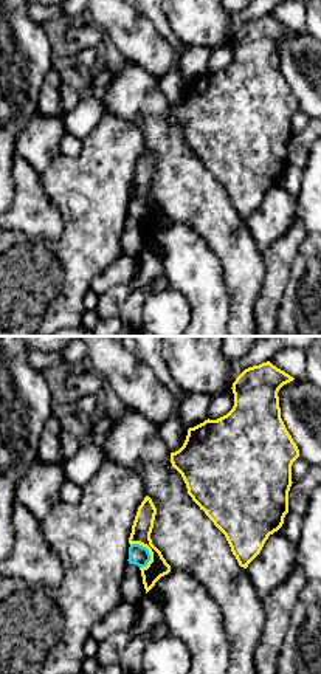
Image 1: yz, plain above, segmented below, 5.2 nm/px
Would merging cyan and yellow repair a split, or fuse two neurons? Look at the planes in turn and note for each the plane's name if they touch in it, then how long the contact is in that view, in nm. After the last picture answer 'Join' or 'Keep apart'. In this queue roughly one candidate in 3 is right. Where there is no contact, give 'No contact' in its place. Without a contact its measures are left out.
Touches cyan in yz. Shared border 150 nm

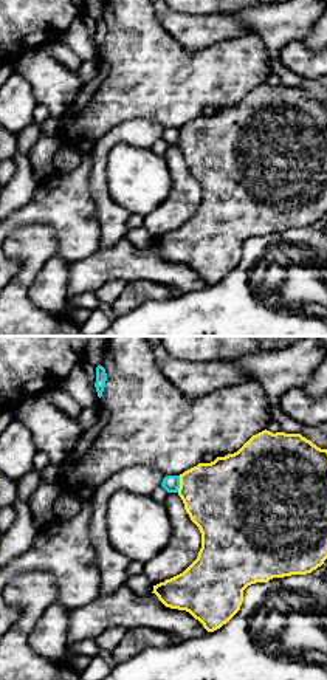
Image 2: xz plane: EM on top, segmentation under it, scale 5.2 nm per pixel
Touches cyan in xz. Shared border 90 nm

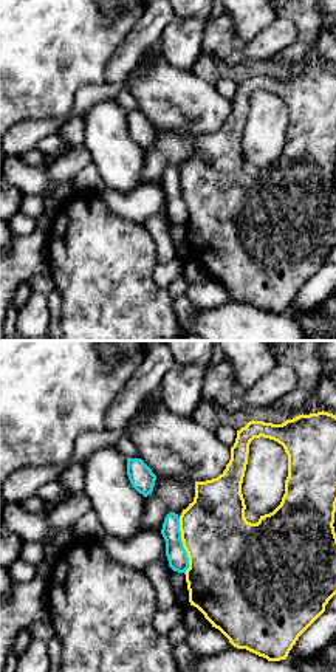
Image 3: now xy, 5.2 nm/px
Touches cyan in xy. Shared border 300 nm

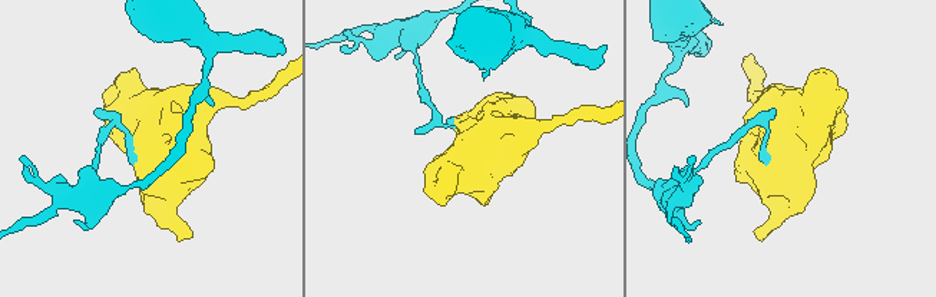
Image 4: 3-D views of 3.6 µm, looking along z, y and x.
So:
Keep apart

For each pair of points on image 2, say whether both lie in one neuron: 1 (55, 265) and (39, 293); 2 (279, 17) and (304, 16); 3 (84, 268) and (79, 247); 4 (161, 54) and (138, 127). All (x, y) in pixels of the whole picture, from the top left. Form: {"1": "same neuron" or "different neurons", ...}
{"1": "same neuron", "2": "same neuron", "3": "different neurons", "4": "different neurons"}

